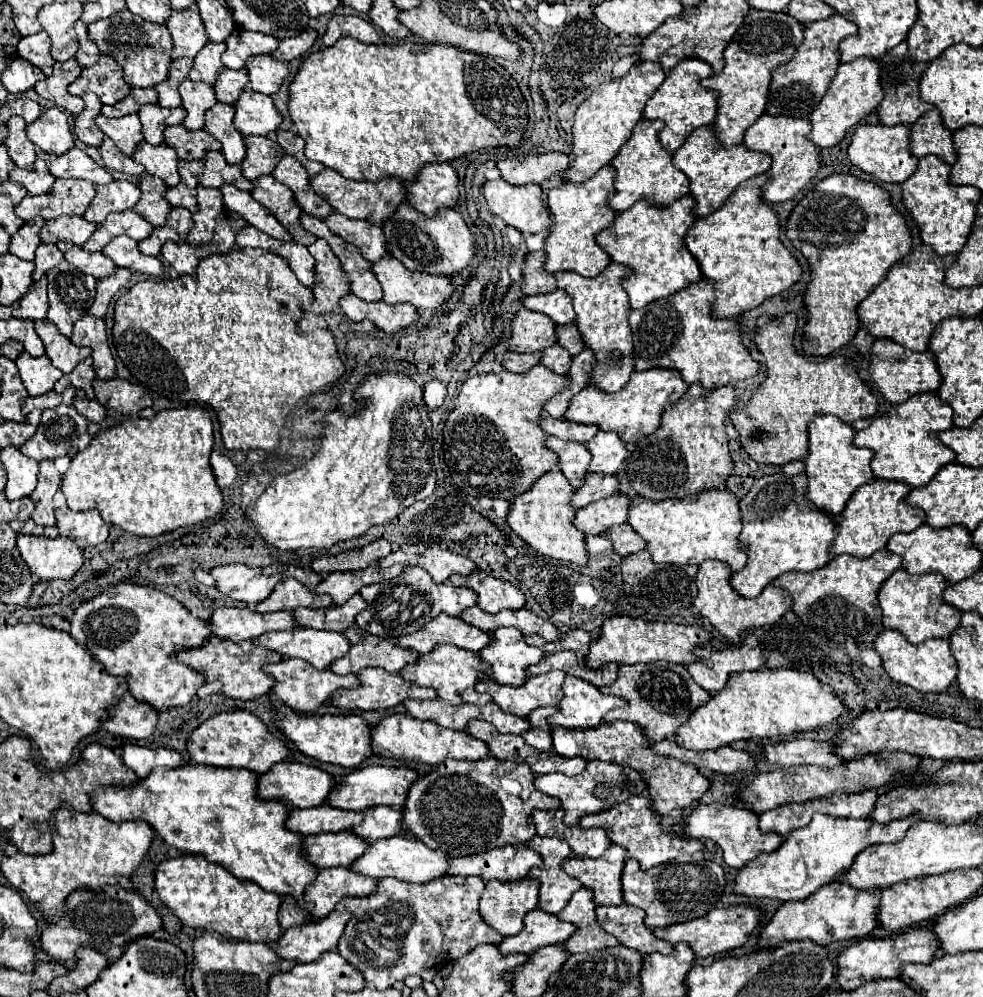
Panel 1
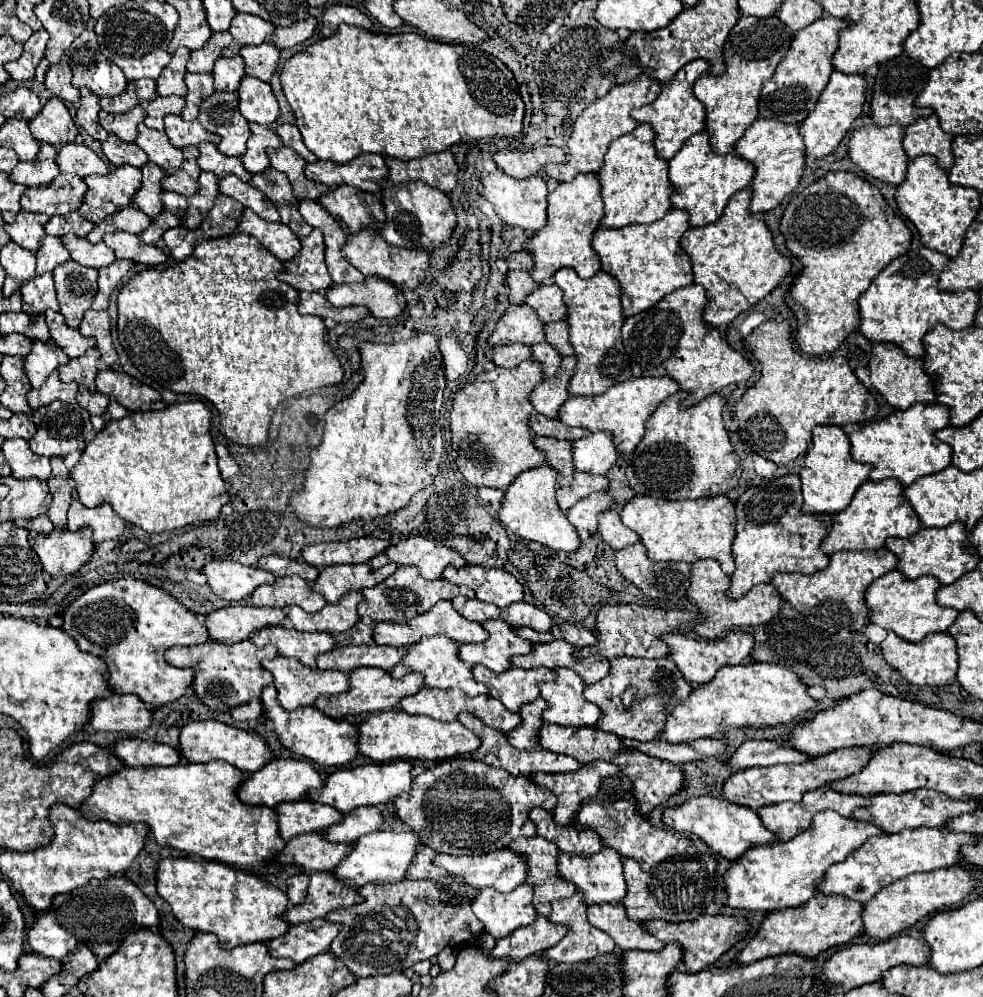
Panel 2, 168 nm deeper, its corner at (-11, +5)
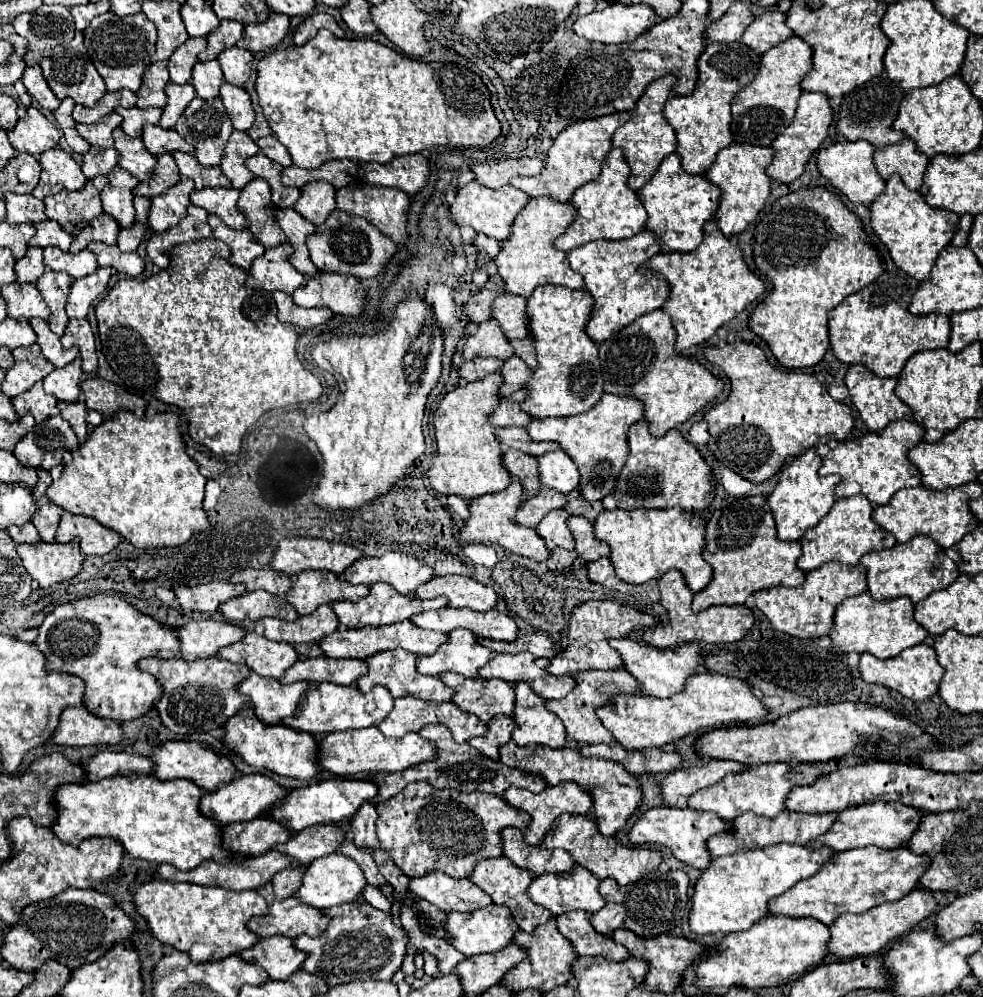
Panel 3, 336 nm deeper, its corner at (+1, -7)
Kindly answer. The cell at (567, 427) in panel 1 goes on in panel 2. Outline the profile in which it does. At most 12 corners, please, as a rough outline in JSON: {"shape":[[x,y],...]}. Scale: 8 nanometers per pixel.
{"shape":[[530,418],[530,428],[538,436],[560,440],[580,440],[588,430],[564,426],[560,420]]}

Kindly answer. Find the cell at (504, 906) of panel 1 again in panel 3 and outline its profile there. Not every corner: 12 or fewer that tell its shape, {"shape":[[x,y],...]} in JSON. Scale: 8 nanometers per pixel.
{"shape":[[504,906],[452,912],[446,940],[464,956],[508,946],[518,930]]}

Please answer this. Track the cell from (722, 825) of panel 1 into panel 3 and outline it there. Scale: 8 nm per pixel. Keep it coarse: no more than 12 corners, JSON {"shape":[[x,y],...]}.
{"shape":[[650,808],[628,832],[632,844],[666,846],[704,870],[706,840],[730,830],[712,812]]}

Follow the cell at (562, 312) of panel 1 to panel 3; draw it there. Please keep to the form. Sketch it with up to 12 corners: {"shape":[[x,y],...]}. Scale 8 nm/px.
{"shape":[[500,294],[492,318],[508,340],[526,338],[526,298]]}

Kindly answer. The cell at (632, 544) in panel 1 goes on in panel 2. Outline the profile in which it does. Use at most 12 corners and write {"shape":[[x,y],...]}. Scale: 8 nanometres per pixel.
{"shape":[[616,510],[600,514],[600,534],[608,546],[620,550],[640,542]]}

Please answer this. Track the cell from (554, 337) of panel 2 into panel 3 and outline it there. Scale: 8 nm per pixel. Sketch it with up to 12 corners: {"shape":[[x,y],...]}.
{"shape":[[532,338],[512,340],[514,354],[536,368]]}

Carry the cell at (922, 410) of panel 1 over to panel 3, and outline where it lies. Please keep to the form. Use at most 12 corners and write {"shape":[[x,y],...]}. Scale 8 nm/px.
{"shape":[[894,420],[830,450],[820,476],[838,474],[836,498],[874,506],[920,486],[908,450],[924,436]]}

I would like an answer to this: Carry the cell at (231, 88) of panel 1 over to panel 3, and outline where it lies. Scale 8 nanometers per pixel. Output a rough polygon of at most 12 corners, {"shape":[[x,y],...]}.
{"shape":[[218,60],[196,62],[192,84],[202,100],[216,98],[222,84]]}

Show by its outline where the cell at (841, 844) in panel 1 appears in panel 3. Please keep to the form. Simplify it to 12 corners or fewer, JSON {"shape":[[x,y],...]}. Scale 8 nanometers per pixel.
{"shape":[[796,844],[712,858],[690,932],[748,930],[830,850]]}

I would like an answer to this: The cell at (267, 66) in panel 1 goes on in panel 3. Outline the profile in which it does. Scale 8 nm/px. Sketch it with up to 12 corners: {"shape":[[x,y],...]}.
{"shape":[[236,46],[218,58],[224,80],[244,86],[254,56]]}

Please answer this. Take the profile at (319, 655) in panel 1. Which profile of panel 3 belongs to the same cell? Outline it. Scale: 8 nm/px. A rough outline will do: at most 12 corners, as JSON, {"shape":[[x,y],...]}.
{"shape":[[254,632],[218,656],[270,678],[298,660],[290,644]]}

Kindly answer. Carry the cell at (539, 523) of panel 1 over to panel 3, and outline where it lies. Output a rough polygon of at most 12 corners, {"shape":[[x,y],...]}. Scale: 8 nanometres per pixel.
{"shape":[[522,484],[470,500],[458,530],[468,544],[500,544],[538,562],[550,550],[514,514]]}

